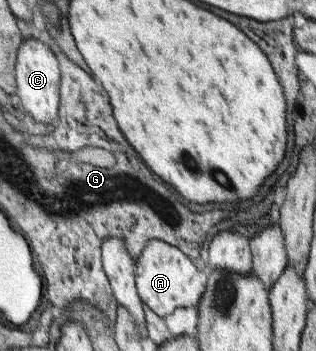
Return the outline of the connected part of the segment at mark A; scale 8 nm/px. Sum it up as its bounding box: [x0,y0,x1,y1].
[135,240,205,317]

